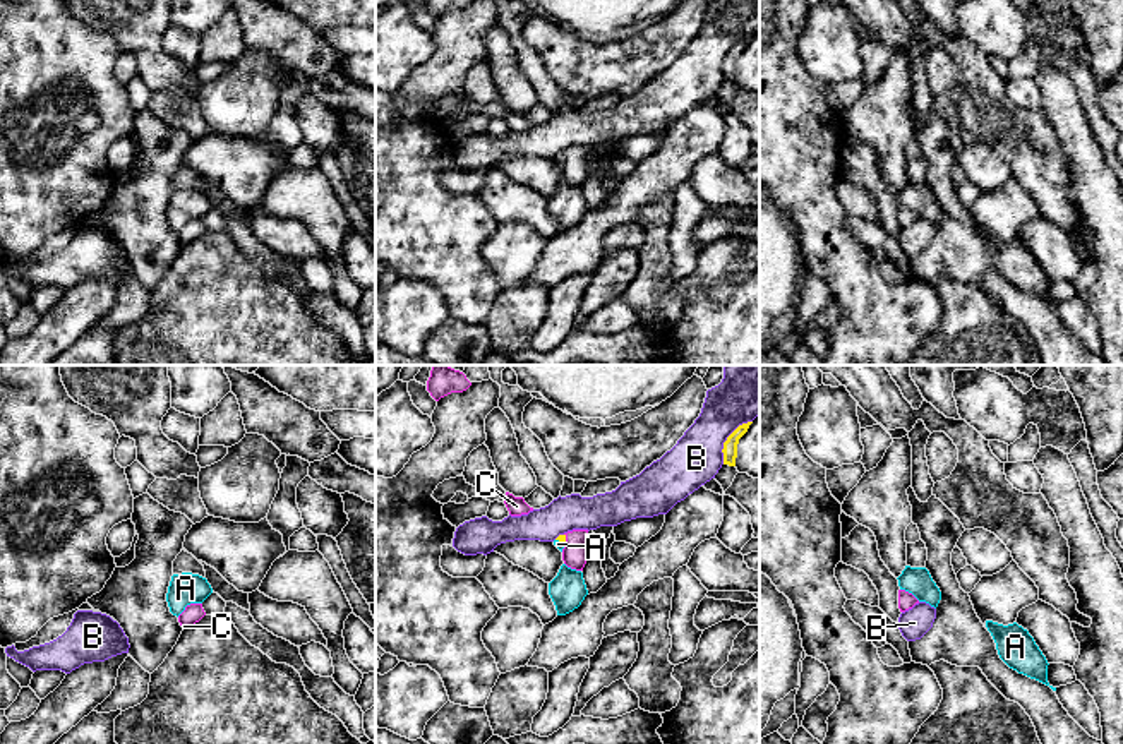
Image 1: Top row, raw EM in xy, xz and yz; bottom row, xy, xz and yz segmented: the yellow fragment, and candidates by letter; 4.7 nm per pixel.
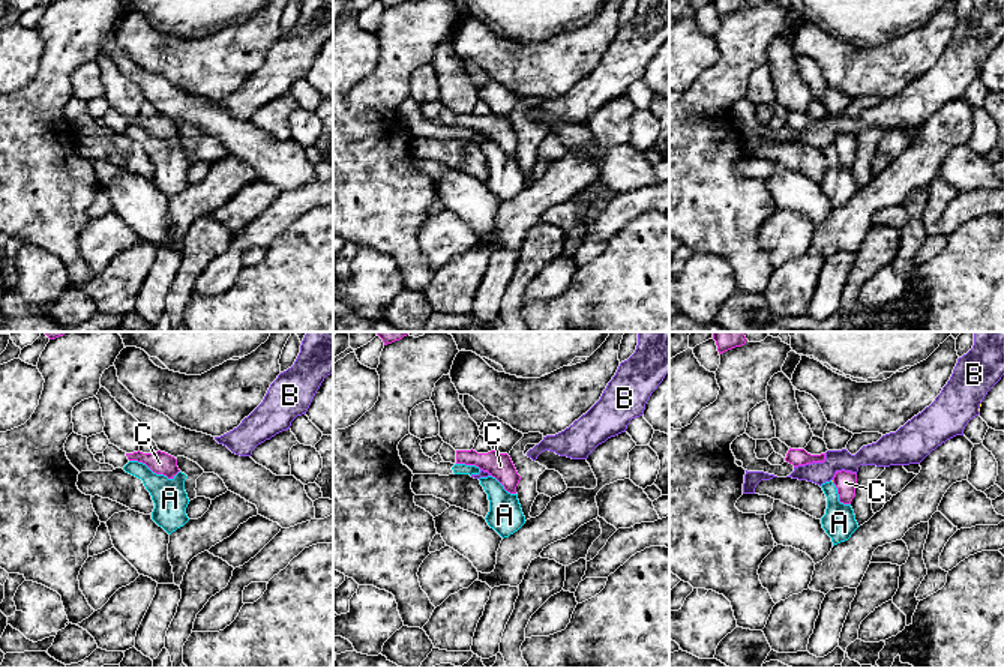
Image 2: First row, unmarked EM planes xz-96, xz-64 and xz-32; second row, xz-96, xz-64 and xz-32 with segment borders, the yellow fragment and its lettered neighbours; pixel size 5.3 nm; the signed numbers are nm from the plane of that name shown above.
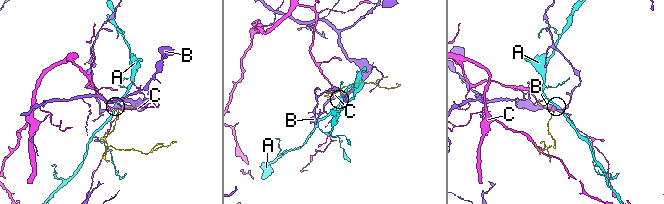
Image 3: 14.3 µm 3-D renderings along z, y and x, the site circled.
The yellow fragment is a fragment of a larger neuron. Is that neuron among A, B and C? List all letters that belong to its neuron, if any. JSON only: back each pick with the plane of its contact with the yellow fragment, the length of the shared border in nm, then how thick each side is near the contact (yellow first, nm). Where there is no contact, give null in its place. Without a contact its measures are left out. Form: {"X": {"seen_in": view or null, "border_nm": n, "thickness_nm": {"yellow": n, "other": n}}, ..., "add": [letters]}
{"A": {"seen_in": "xz", "border_nm": 50, "thickness_nm": {"yellow": 30, "other": 40}}, "add": ["A"]}

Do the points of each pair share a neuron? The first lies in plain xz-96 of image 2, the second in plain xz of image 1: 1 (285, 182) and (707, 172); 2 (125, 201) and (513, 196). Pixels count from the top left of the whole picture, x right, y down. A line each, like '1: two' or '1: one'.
1: one
2: one

